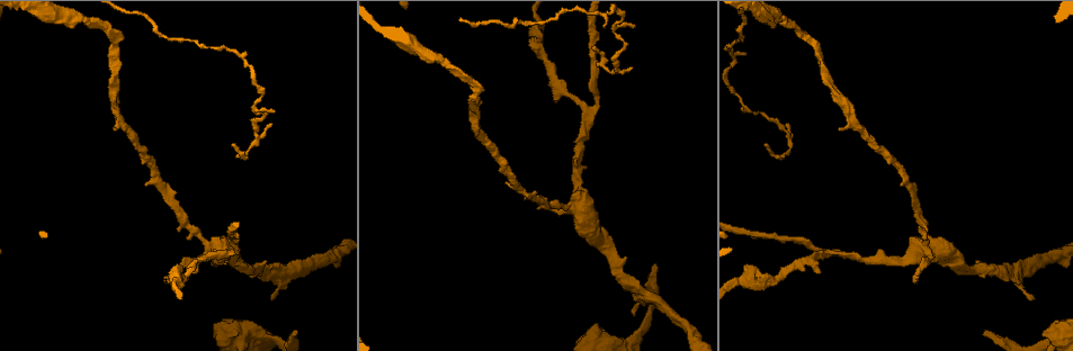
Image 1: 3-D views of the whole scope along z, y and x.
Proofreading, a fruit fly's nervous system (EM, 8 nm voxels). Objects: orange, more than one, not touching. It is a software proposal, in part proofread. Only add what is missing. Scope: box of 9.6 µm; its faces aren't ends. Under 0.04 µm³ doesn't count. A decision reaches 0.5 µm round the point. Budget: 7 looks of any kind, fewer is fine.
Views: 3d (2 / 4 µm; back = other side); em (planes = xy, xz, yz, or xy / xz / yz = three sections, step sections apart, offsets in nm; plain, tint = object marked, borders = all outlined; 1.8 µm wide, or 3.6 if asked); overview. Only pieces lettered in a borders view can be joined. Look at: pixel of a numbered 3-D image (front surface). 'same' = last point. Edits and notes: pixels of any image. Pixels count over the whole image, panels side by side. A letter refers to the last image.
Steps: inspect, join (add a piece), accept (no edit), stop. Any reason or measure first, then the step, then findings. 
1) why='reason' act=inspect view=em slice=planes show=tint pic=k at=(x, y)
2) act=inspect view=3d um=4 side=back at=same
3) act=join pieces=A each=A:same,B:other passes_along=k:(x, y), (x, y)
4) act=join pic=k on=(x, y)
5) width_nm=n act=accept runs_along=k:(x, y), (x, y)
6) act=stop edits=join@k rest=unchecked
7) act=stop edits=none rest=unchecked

why='sudden change in width' act=inspect view=em slice=planes show=borders pic=1 at=(738, 281)

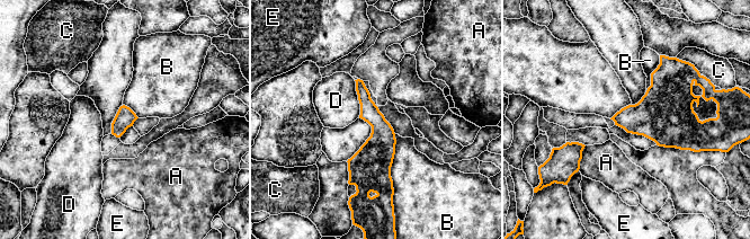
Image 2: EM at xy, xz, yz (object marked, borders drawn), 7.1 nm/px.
act=accept each=A:other,B:other,C:other,D:other,E:other border=2:(395, 134), (392, 197) found='no lettered piece goes on from it'

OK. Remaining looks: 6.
why='branch stops here' act=inspect view=em slice=planes show=borders pic=1 at=(1032, 295)

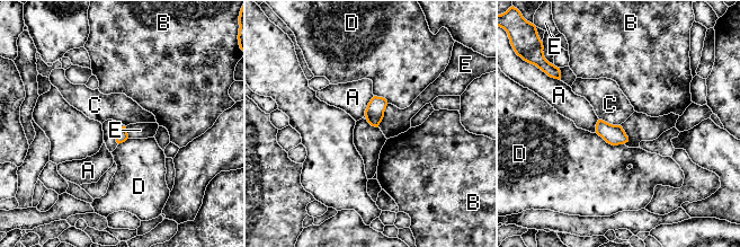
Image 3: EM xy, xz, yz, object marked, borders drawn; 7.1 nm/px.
act=accept each=A:other,B:other,C:other,D:other,E:other found='none of them fits'

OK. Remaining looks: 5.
why='free end' act=inspect view=3d um=2 pic=1 at=(657, 267)

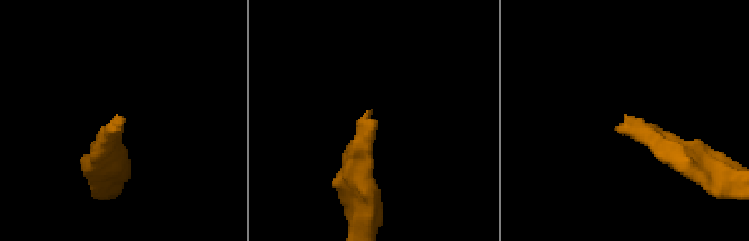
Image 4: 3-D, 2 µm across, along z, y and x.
why='need the tissue' act=inspect view=em slice=planes show=borders pic=4 at=(118, 126)

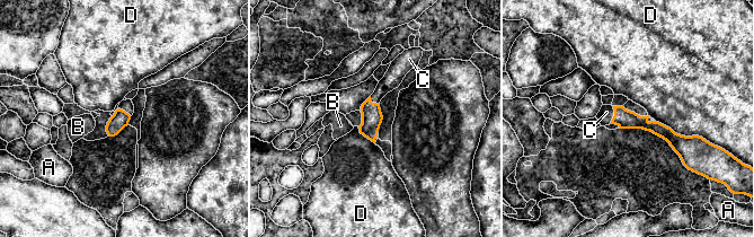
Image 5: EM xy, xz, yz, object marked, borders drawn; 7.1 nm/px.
width_nm=120 act=join pieces=C each=A:other,B:other,C:same,D:other passes_along=5:(624, 119), (614, 115), (606, 112) found='it goes on there'

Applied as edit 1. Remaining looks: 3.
act=stop edits=join@5 rest=unchecked

